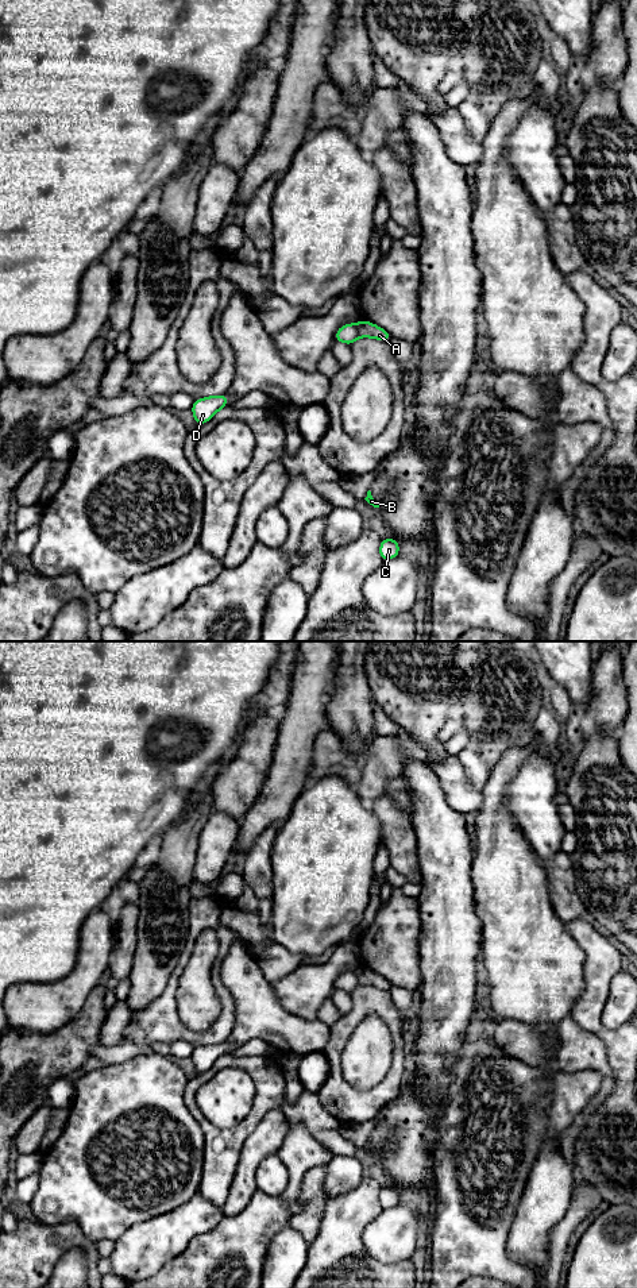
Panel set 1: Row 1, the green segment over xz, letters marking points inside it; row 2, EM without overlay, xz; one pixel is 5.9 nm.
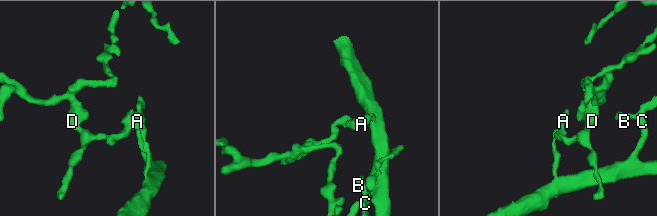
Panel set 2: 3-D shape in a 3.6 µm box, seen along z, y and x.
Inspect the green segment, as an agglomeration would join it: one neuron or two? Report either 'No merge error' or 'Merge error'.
Merge error

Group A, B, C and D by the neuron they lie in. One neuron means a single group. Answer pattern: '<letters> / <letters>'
A B C / D

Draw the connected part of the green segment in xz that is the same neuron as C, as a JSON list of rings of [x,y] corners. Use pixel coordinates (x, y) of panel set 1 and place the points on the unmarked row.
[[[394,1185],[381,1188],[379,1203],[382,1210],[391,1208],[399,1203],[399,1192]]]

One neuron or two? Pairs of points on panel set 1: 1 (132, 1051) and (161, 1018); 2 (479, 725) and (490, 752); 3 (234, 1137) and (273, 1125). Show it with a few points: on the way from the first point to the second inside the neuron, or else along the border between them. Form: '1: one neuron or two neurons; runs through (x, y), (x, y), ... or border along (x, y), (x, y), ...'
1: two neurons; border along (123, 1042), (146, 1042), (153, 1045)
2: one neuron; runs through (486, 732), (490, 736), (490, 745)
3: two neurons; border along (274, 1109), (263, 1117), (247, 1137), (238, 1160)

